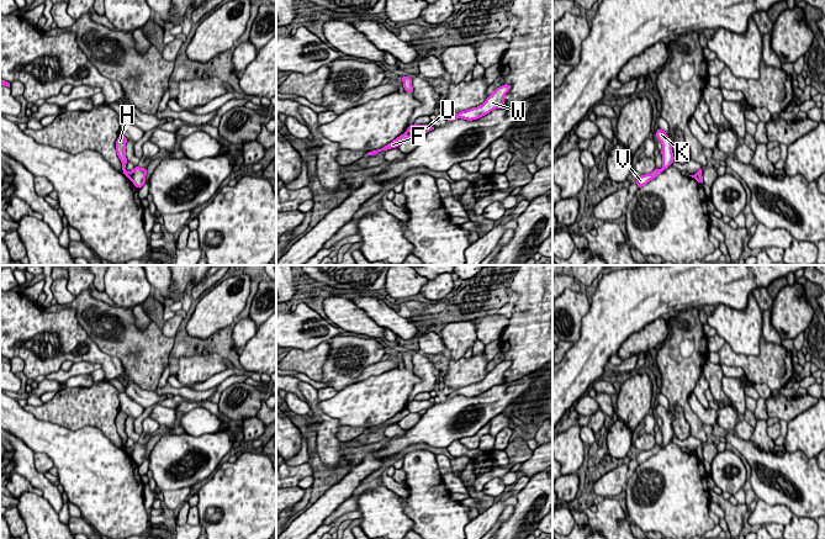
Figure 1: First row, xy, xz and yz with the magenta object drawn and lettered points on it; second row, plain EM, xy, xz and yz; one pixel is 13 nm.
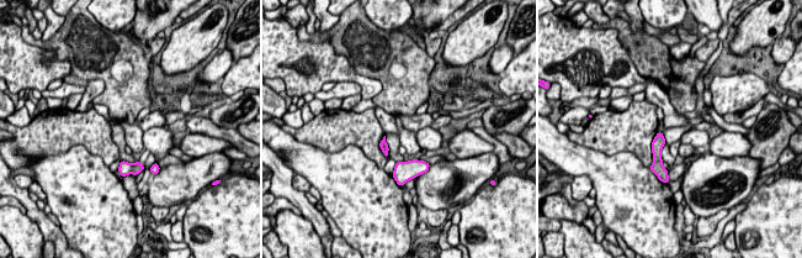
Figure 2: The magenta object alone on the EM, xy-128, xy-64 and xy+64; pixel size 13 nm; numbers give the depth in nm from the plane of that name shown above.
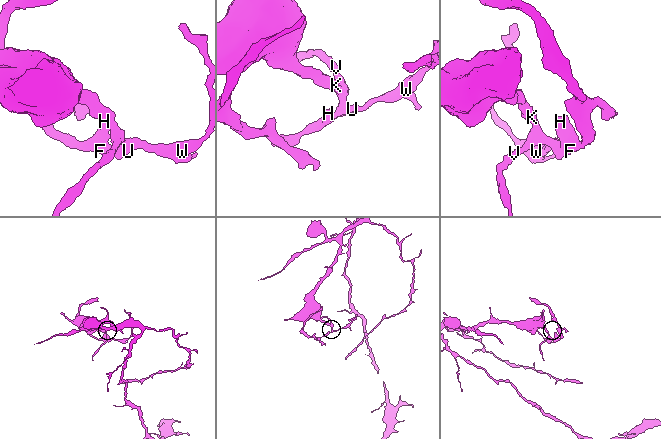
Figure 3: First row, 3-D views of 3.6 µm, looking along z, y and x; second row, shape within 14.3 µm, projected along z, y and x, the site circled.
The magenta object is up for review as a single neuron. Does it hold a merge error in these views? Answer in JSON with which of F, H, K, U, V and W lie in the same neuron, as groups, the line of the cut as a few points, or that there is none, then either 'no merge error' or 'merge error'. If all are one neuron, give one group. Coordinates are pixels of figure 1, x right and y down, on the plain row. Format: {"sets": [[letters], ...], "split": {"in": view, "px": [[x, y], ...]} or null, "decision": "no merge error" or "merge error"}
{"sets": [["F", "H"], ["K", "U", "V", "W"]], "split": {"in": "xy", "px": [[133, 447], [131, 456]]}, "decision": "merge error"}

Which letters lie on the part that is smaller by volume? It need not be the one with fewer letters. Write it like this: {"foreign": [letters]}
{"foreign": ["F", "H"]}

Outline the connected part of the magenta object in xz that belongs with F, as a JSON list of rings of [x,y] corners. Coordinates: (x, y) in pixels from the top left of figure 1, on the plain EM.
[[[406,408],[403,411],[401,411],[400,413],[397,413],[396,416],[393,416],[391,419],[388,419],[387,422],[380,424],[380,426],[376,426],[376,427],[371,427],[369,429],[366,429],[367,432],[375,432],[382,427],[388,427],[391,424],[396,424],[396,423],[400,423],[406,416],[409,414],[409,411]]]

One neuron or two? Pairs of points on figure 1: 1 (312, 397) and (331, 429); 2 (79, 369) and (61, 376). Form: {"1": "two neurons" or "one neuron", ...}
{"1": "one neuron", "2": "one neuron"}

